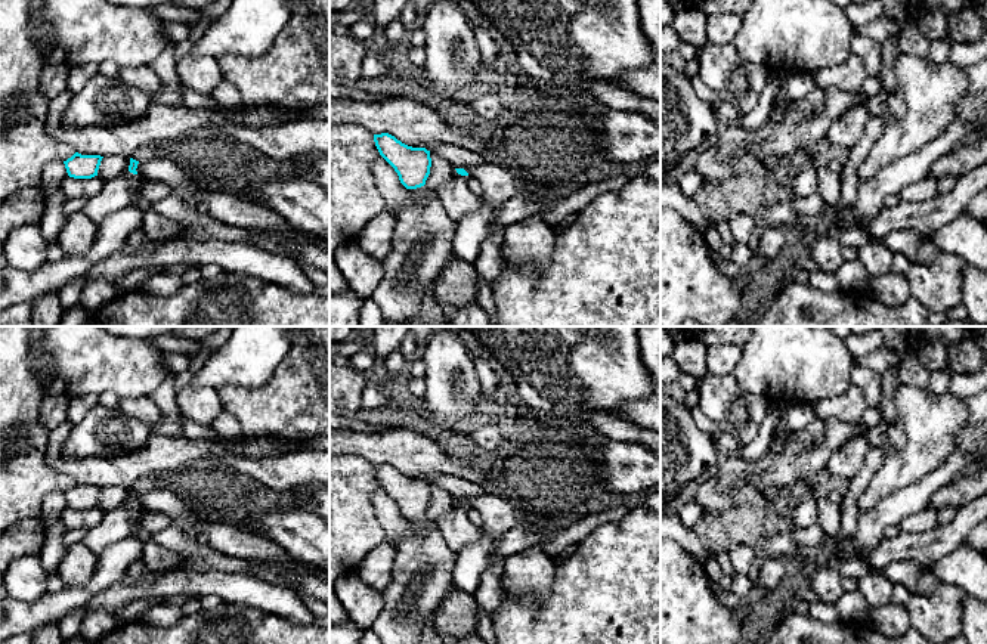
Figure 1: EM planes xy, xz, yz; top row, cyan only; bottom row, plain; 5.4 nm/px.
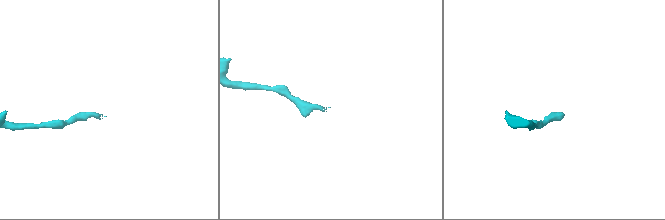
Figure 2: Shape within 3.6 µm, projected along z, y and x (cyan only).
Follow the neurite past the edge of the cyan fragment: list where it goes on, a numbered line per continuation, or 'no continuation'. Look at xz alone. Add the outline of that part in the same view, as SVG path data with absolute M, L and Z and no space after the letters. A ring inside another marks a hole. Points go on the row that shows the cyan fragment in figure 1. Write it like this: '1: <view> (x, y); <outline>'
1: xz (498, 183); M486 161L482 165L467 168L468 176L482 185L482 199L491 207L498 208L507 199L519 193L520 182L508 168Z

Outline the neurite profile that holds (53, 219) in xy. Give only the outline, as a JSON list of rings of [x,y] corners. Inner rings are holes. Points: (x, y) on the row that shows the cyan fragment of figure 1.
[[[59,189],[49,191],[46,198],[46,210],[43,213],[43,219],[38,223],[44,239],[49,245],[56,244],[58,233],[65,225],[65,216],[62,213],[64,205],[66,204],[66,198],[64,192]]]

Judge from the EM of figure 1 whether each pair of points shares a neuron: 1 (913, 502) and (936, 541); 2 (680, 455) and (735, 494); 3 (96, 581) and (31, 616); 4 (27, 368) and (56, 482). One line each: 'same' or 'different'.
1: different
2: different
3: same
4: same

